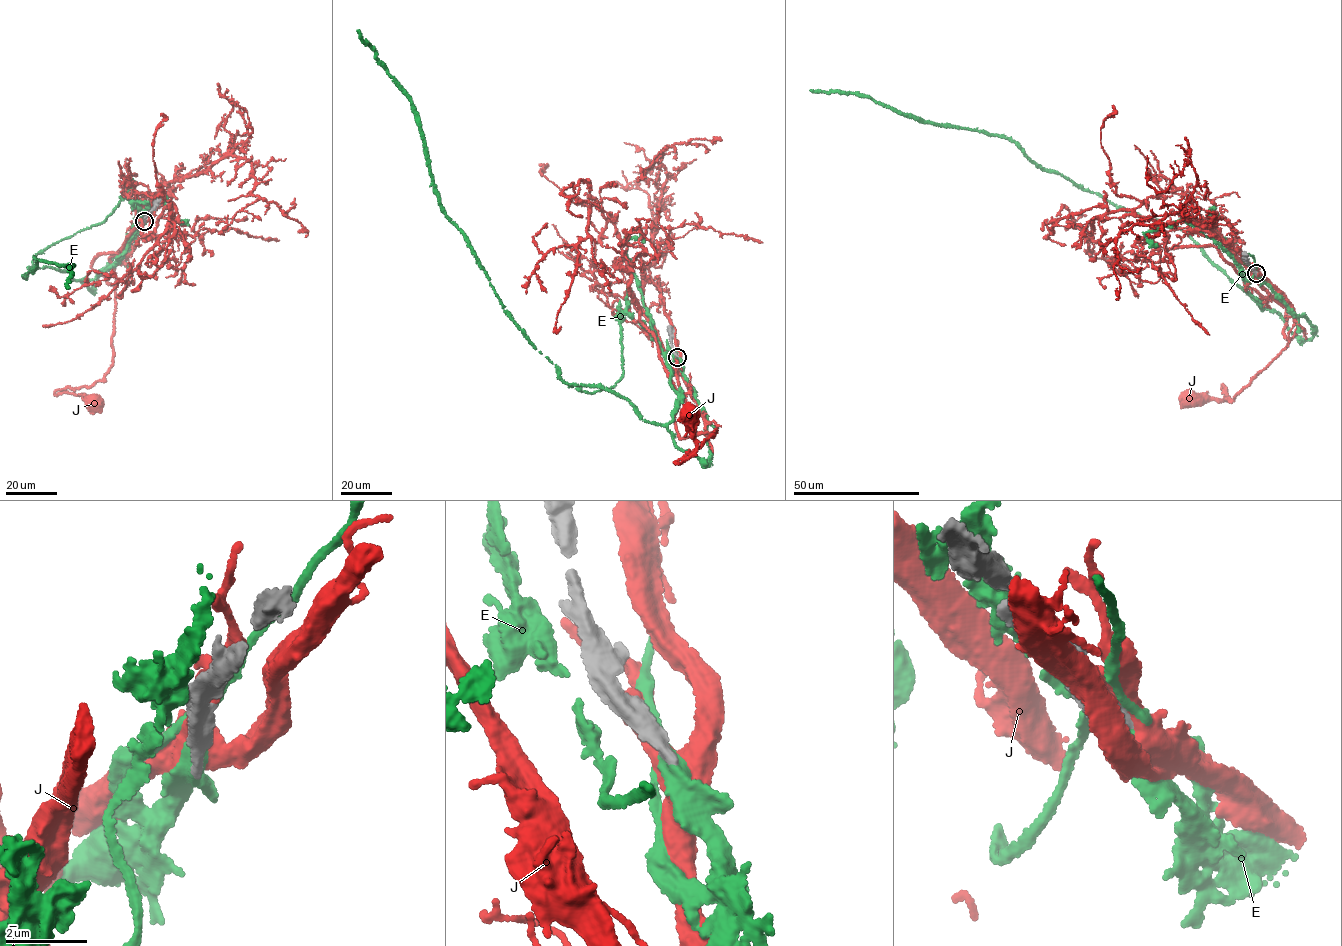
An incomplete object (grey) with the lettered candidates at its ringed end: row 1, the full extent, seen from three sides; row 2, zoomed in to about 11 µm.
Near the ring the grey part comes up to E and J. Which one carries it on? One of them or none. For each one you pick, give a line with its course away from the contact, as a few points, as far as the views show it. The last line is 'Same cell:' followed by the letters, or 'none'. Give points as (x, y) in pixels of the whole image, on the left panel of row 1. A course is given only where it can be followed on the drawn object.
E: course (144, 220), (92, 291), (84, 278), (47, 267), (22, 275), (35, 270), (34, 258), (71, 265), (68, 288)
Same cell: E

